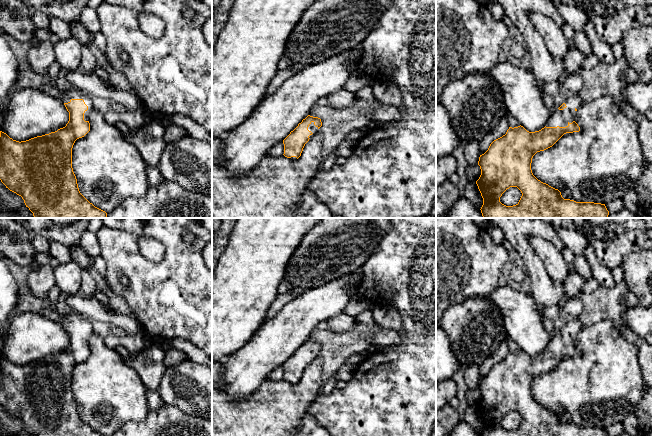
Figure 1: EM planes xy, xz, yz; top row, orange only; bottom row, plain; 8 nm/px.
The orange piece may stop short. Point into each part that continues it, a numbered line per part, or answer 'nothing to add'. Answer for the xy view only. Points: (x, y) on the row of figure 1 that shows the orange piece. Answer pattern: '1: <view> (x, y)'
1: xy (68, 95)

